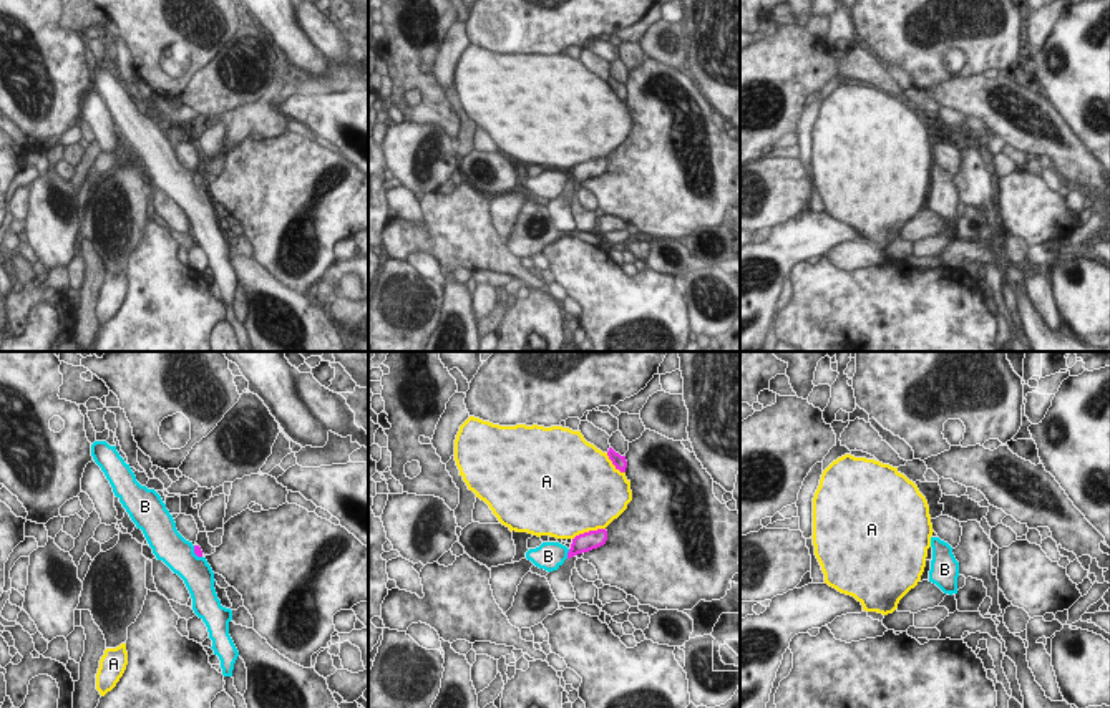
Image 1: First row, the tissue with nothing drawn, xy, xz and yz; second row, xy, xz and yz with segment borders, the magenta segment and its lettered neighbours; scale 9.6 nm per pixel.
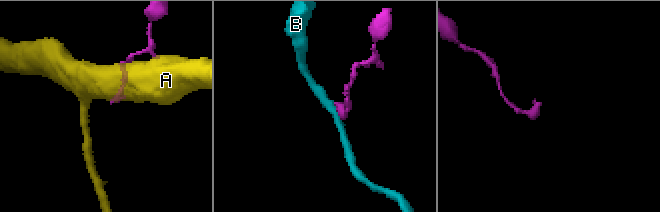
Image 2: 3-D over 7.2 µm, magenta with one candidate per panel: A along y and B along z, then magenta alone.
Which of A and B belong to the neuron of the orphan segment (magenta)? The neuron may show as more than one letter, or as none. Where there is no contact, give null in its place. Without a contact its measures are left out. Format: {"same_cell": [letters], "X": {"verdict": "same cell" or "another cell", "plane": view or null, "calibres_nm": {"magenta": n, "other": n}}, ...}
{"same_cell": [], "A": {"verdict": "another cell", "plane": "xz", "calibres_nm": {"magenta": 190, "other": 500}}, "B": {"verdict": "another cell", "plane": "xz", "calibres_nm": {"magenta": 190, "other": 280}}}

